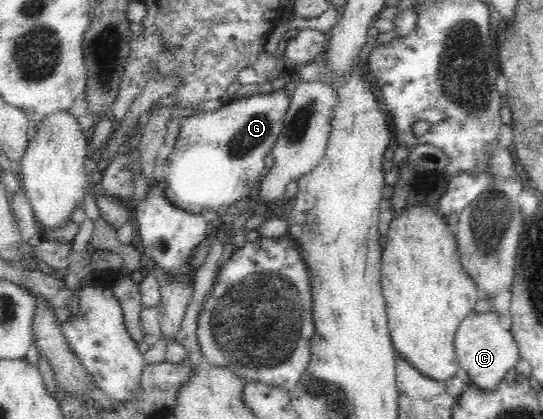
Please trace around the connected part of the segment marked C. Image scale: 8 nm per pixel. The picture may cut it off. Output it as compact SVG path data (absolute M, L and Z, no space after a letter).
M470 312L458 326L454 339L459 368L464 370L474 386L482 392L493 392L504 377L517 367L519 350L511 331L506 331L496 312L476 315Z

